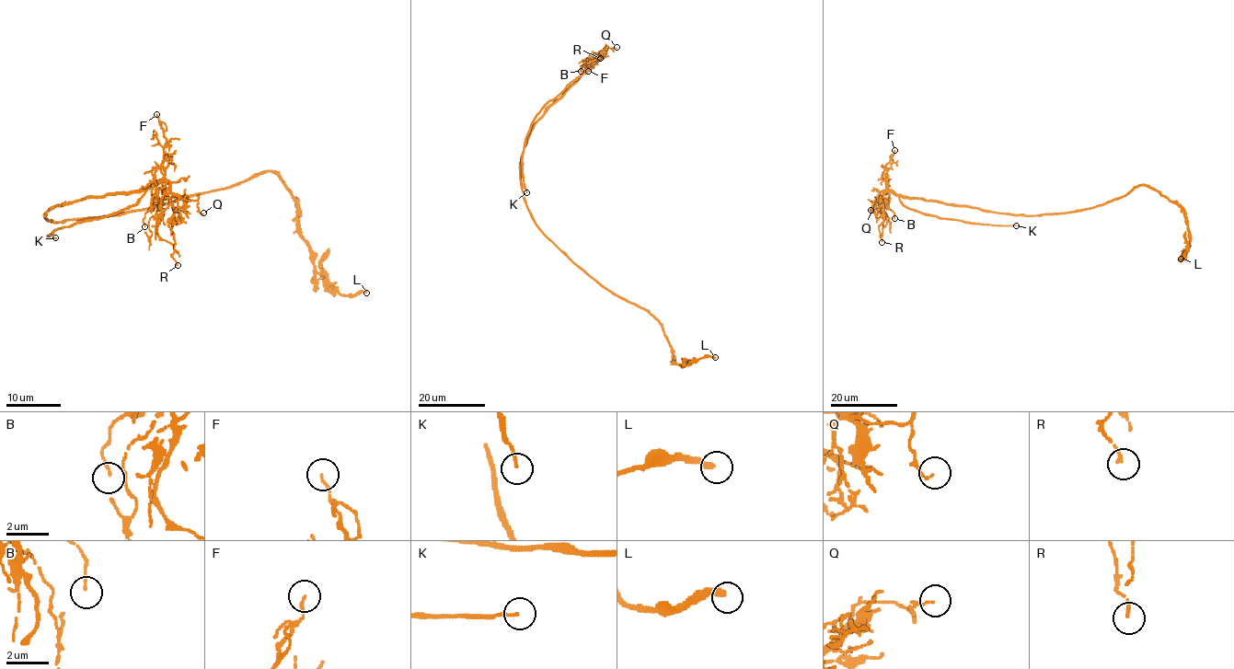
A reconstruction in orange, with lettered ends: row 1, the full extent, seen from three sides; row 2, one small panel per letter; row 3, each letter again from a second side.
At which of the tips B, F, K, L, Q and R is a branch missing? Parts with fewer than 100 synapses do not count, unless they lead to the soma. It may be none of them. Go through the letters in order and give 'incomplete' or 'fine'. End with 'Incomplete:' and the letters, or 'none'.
B: fine
F: fine
K: incomplete
L: fine
Q: fine
R: fine
Incomplete: K

